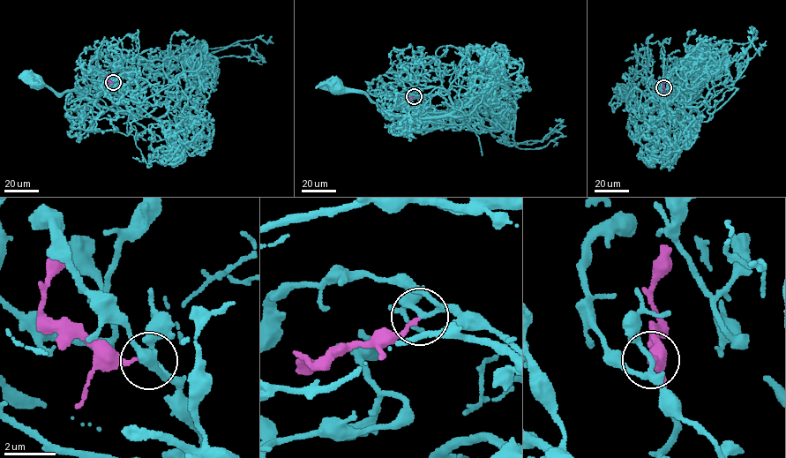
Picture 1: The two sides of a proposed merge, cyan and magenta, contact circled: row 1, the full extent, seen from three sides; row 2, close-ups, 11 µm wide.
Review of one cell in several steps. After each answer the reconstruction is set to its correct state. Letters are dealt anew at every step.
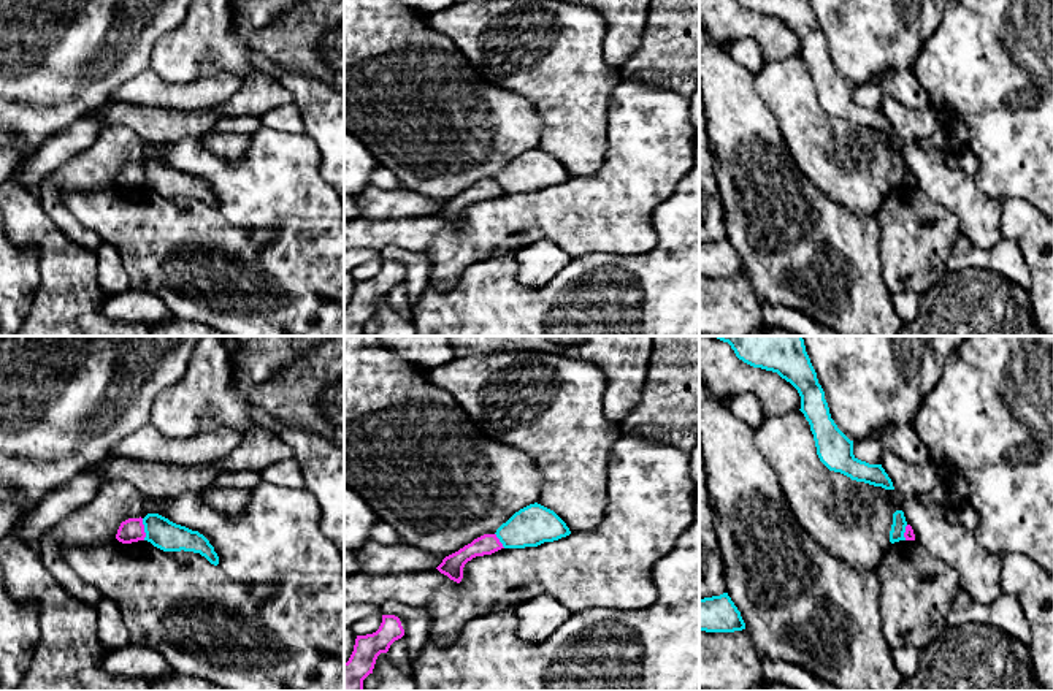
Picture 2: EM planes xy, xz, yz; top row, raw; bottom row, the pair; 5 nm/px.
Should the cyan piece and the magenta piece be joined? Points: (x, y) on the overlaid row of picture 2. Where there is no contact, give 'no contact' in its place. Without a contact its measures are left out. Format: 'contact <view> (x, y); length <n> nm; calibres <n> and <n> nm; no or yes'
contact xy (145, 530); length 110 nm; calibres 150 and 120 nm; no

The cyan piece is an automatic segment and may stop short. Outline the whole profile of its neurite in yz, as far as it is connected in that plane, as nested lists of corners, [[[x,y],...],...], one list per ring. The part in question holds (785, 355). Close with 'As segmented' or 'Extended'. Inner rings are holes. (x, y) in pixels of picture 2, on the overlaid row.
[[[715,336],[728,342],[744,363],[777,372],[801,396],[801,412],[810,425],[820,461],[852,480],[894,490],[882,464],[869,464],[853,455],[850,441],[834,423],[825,391],[806,352],[802,336]]]. As segmented

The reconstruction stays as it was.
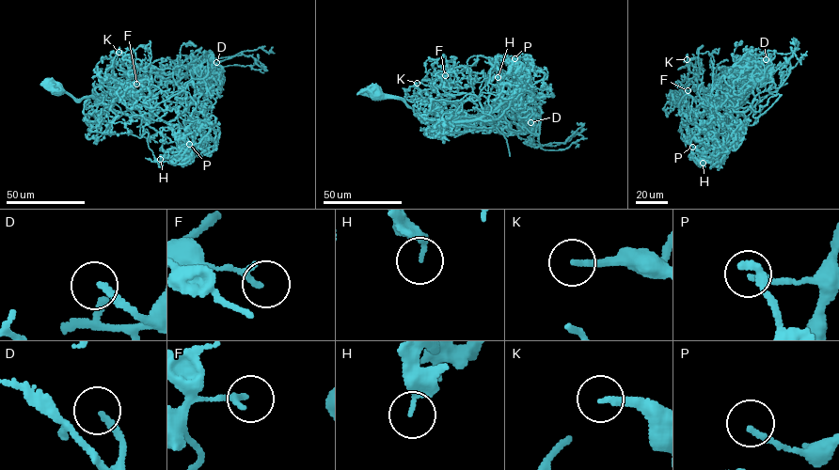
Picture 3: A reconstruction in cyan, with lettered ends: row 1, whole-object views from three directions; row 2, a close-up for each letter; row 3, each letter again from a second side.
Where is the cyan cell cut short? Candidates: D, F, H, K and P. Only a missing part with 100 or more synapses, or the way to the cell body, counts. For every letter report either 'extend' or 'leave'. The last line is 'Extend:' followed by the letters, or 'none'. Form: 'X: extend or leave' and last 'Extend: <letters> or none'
D: leave
F: leave
H: extend
K: extend
P: leave
Extend: H, K

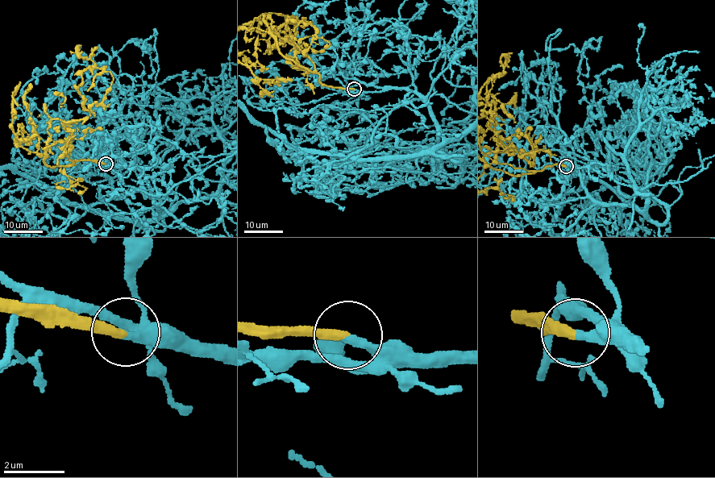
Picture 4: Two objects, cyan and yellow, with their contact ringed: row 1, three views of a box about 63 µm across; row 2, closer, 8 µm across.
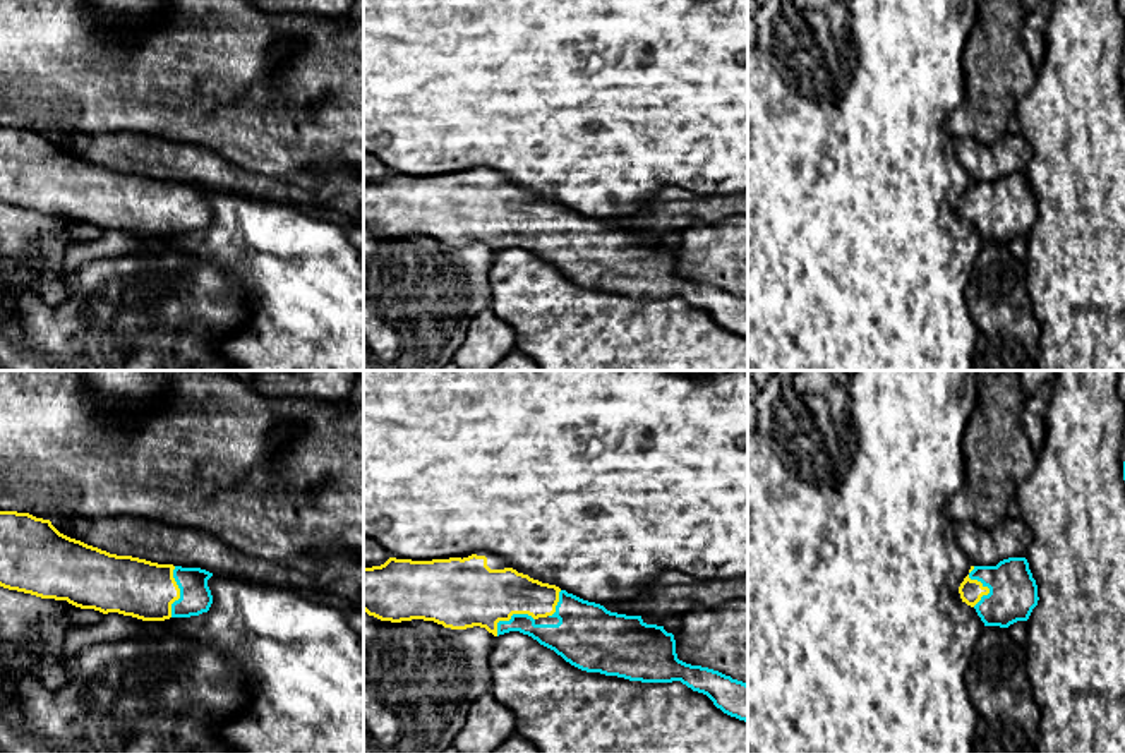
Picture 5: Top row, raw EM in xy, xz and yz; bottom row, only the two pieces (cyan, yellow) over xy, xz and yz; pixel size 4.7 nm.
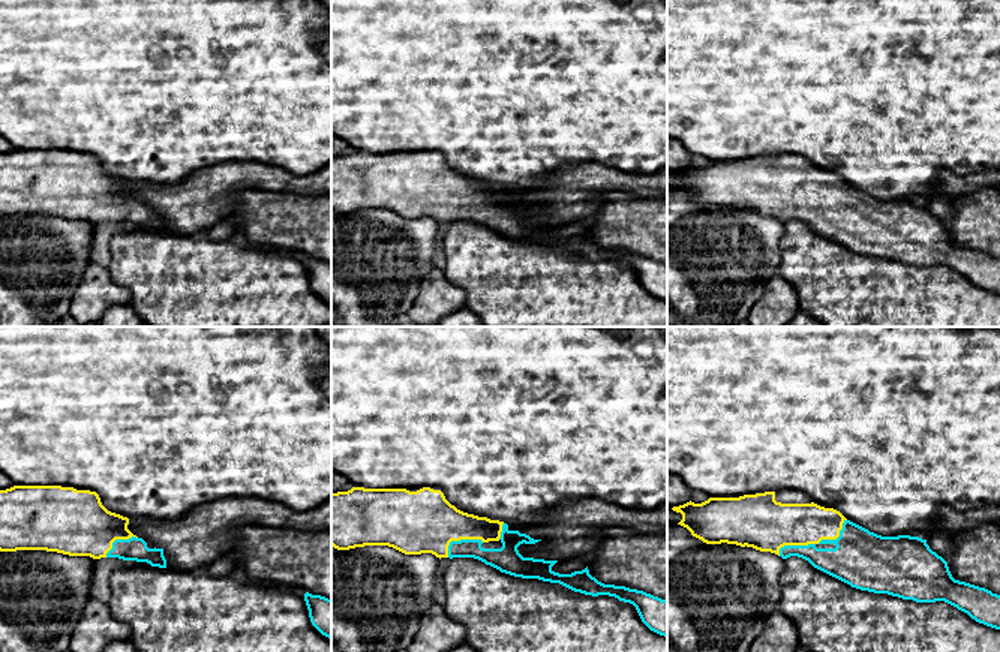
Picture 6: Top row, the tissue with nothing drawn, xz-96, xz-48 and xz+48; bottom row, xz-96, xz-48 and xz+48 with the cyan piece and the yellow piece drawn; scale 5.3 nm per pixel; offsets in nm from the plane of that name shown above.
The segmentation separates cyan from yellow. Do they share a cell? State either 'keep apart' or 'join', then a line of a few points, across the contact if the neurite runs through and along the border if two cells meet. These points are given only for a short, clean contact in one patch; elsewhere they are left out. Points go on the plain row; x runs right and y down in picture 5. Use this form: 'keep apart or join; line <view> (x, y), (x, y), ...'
join

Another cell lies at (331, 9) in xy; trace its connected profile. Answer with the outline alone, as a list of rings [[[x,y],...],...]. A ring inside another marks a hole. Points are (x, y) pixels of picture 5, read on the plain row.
[[[249,0],[266,14],[304,14],[336,19],[348,15],[353,0]]]

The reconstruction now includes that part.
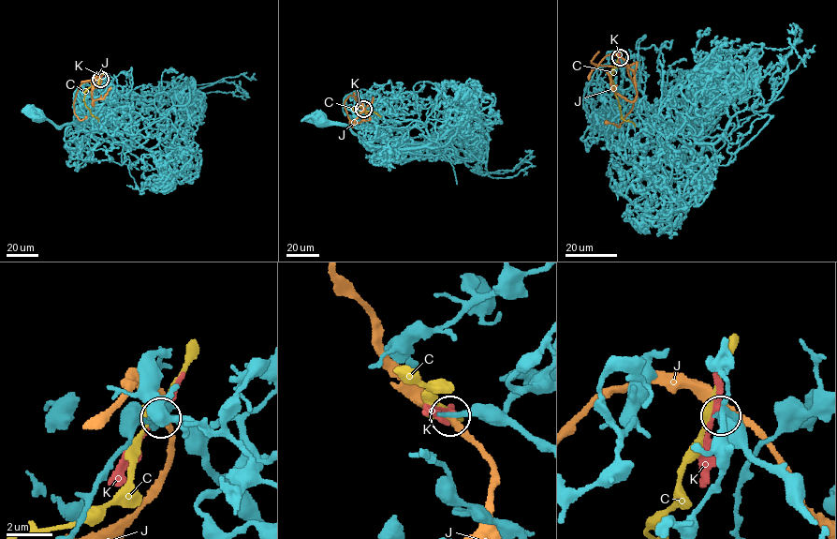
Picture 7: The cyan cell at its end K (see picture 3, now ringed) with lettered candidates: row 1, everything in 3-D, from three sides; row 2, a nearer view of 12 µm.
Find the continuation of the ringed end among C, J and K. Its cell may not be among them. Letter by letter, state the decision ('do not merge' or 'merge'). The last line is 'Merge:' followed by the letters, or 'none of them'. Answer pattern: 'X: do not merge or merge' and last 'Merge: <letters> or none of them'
C: do not merge
J: do not merge
K: do not merge
Merge: none of them

